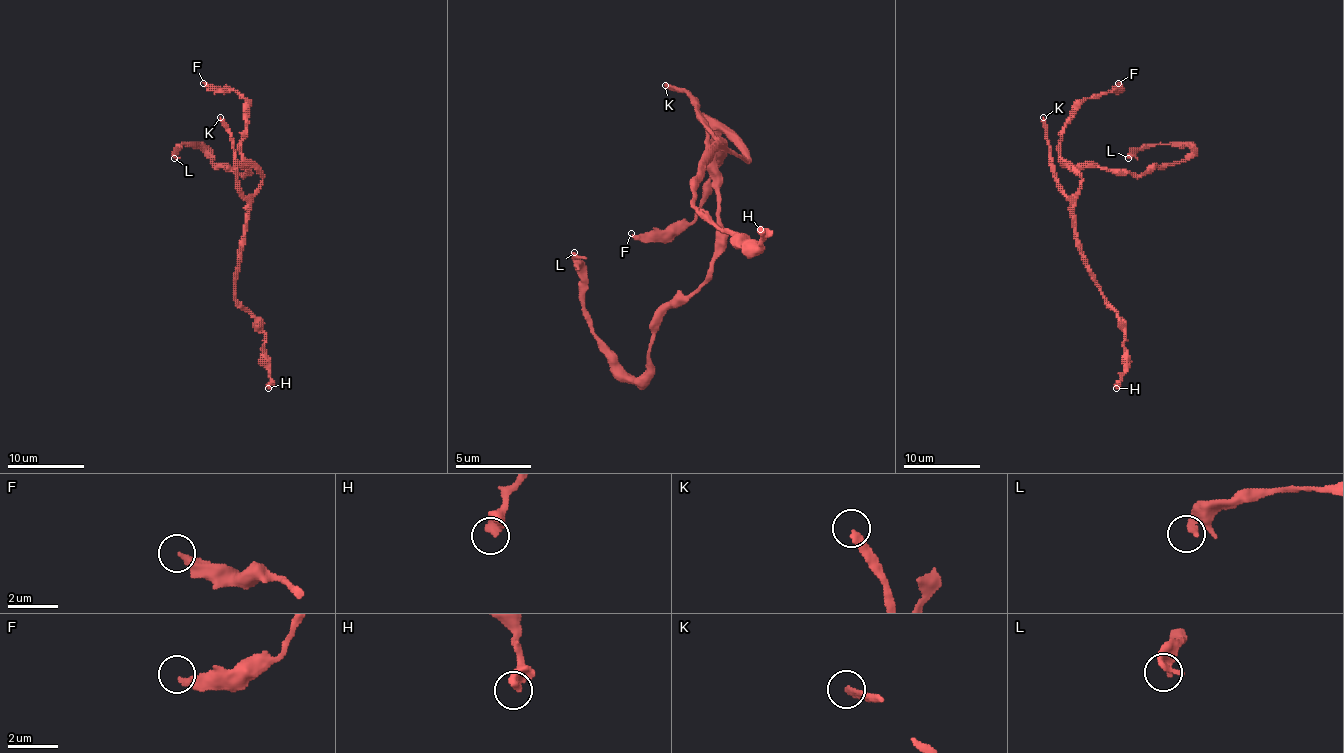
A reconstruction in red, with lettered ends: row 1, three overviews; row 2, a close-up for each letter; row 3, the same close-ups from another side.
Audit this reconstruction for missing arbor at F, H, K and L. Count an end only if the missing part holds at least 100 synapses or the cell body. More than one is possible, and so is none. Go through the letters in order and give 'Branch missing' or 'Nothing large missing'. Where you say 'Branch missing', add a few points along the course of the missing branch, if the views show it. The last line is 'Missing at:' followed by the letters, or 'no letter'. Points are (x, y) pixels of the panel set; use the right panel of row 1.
F: Nothing large missing
H: Nothing large missing
K: Branch missing
L: Nothing large missing
Missing at: K

